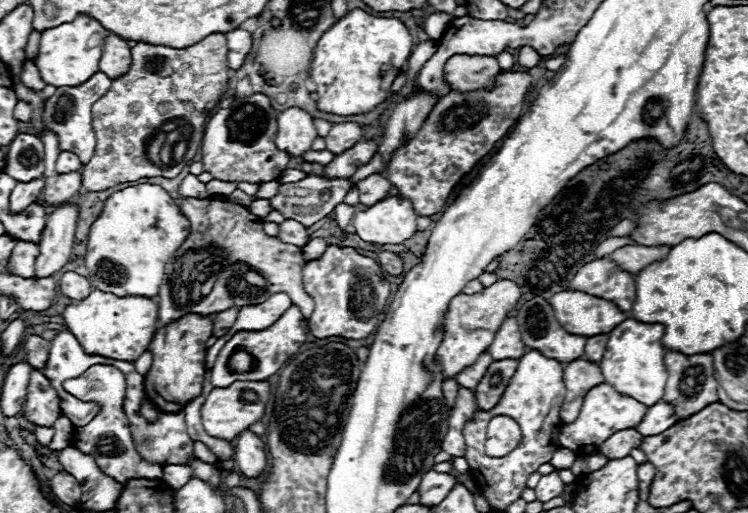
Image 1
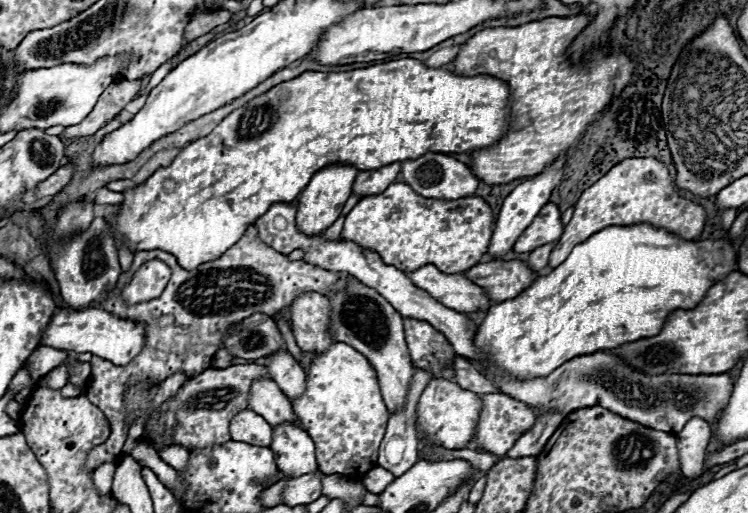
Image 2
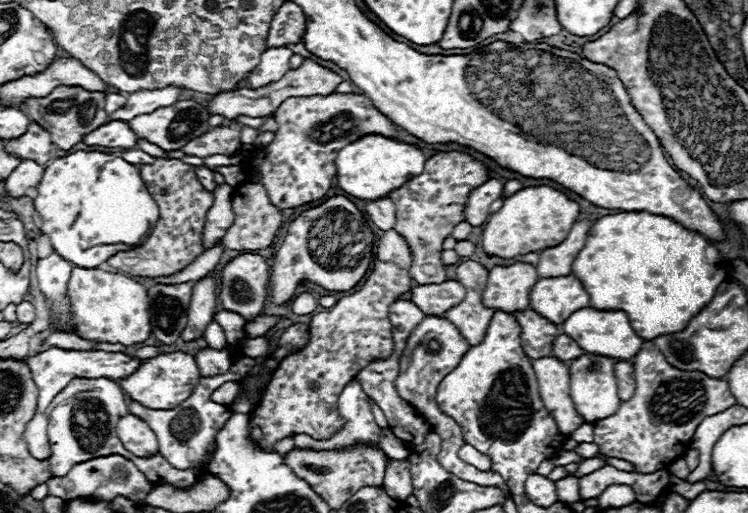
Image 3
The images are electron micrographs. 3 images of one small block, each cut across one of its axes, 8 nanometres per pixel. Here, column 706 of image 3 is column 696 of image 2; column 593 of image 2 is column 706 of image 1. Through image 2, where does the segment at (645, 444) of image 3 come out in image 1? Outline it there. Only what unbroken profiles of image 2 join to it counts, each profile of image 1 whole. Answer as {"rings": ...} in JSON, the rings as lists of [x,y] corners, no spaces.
{"rings":[[[668,350],[664,354],[664,364],[668,370],[668,382],[666,382],[666,392],[664,392],[664,402],[672,404],[678,418],[688,418],[708,404],[718,402],[718,382],[714,378],[714,366],[712,366],[712,356],[710,354],[696,354],[696,356],[686,356],[680,352]]]}

